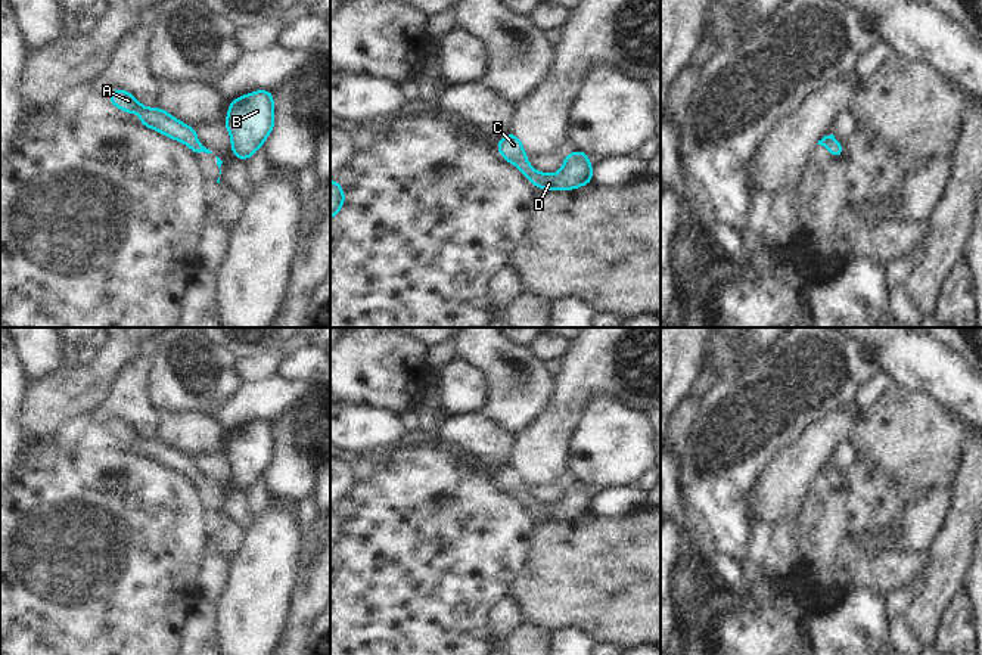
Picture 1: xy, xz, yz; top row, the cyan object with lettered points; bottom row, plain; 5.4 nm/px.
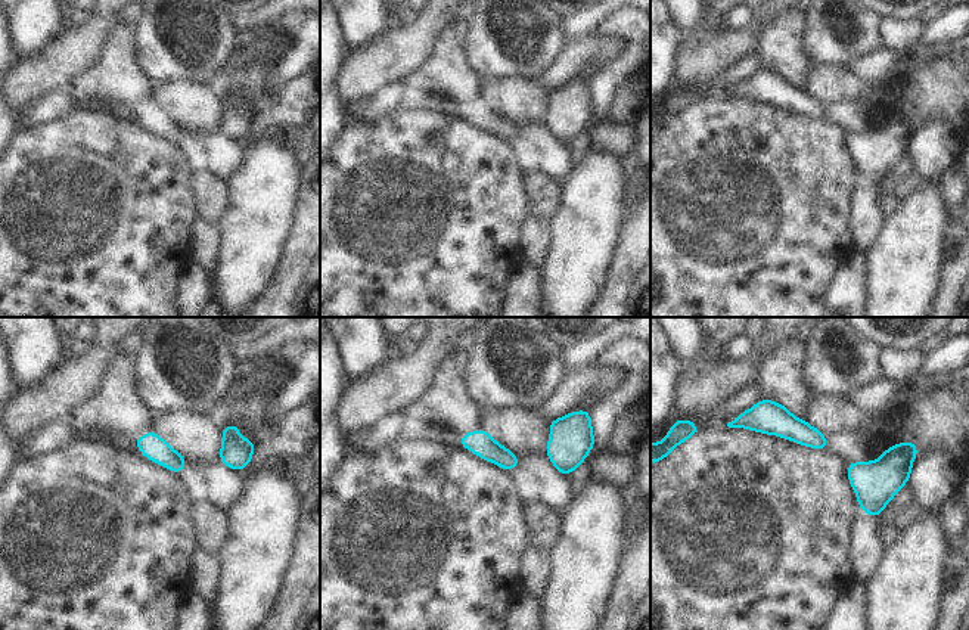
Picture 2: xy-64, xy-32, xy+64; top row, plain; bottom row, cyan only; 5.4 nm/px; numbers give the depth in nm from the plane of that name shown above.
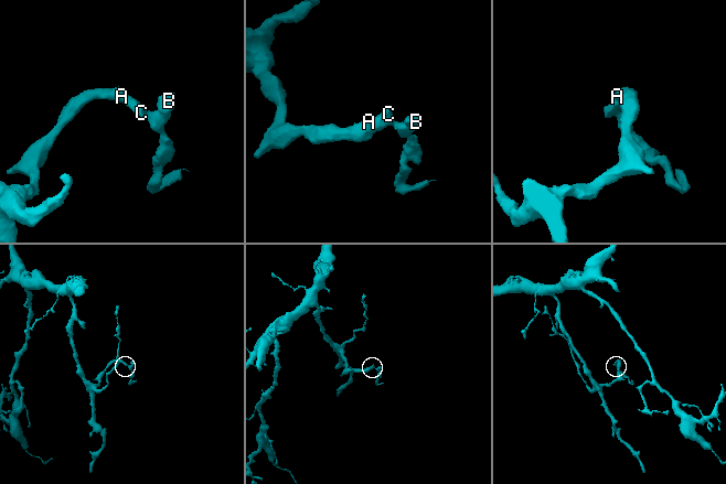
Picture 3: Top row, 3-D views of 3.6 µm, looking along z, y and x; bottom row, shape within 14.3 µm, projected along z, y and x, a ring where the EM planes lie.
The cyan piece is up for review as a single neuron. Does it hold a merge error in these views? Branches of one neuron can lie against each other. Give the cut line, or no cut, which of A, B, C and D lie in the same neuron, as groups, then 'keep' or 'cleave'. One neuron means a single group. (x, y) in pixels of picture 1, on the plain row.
no cut | A B C D | keep

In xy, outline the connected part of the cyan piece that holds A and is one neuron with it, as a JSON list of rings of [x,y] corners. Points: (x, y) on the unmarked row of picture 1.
[[[115,419],[108,426],[108,431],[122,443],[139,444],[140,454],[143,457],[149,457],[164,465],[165,468],[187,475],[195,485],[199,485],[202,482],[212,484],[209,479],[199,474],[195,457],[181,453],[159,437],[146,438],[130,422],[124,419]]]

